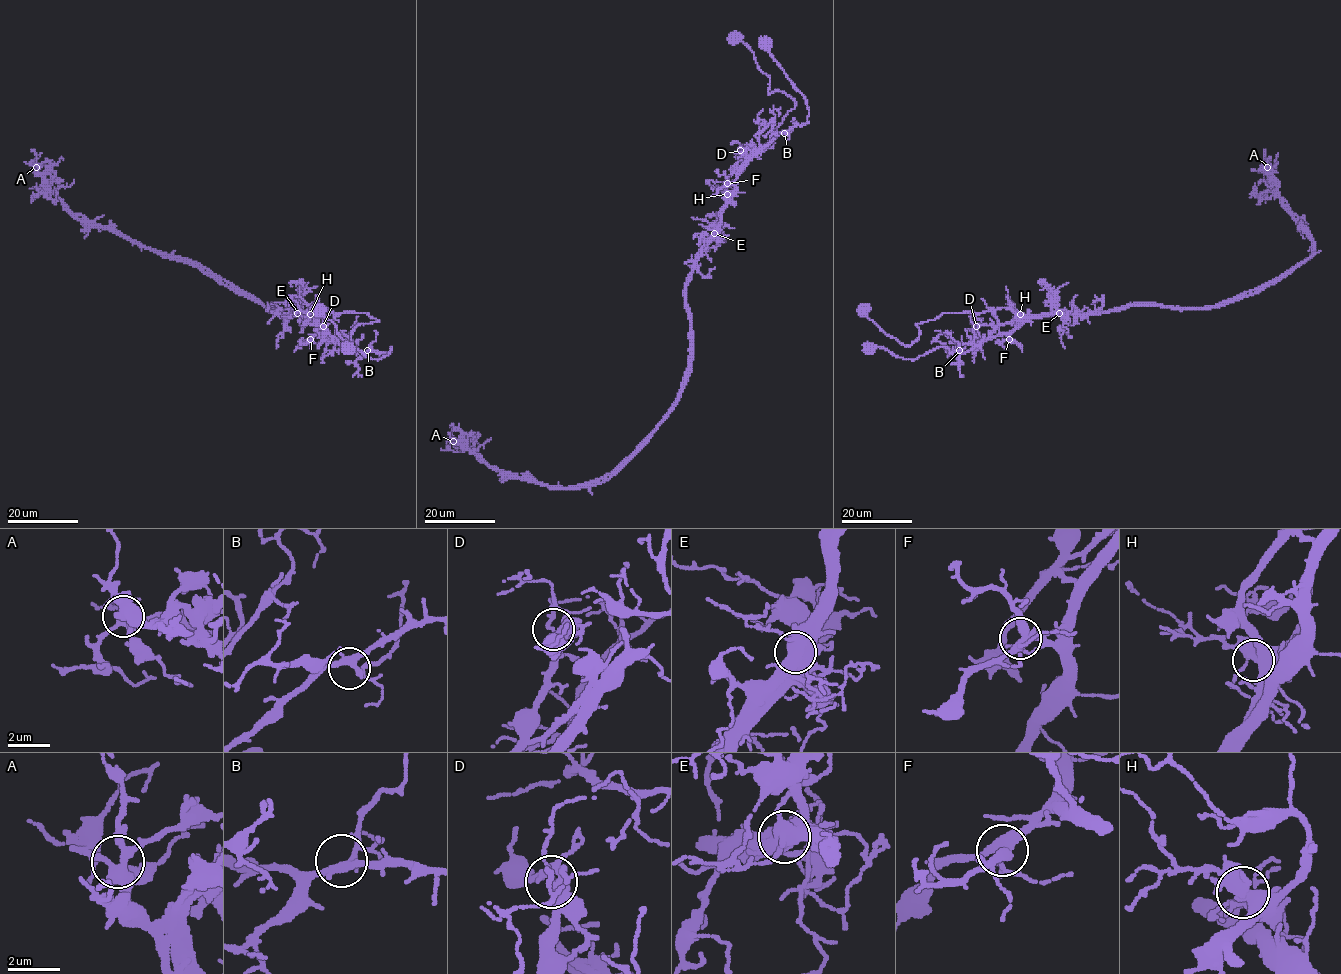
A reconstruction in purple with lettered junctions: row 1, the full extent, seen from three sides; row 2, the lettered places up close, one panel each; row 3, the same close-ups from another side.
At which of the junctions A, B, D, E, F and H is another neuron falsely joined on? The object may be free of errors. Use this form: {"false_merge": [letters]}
{"false_merge": ["E"]}

